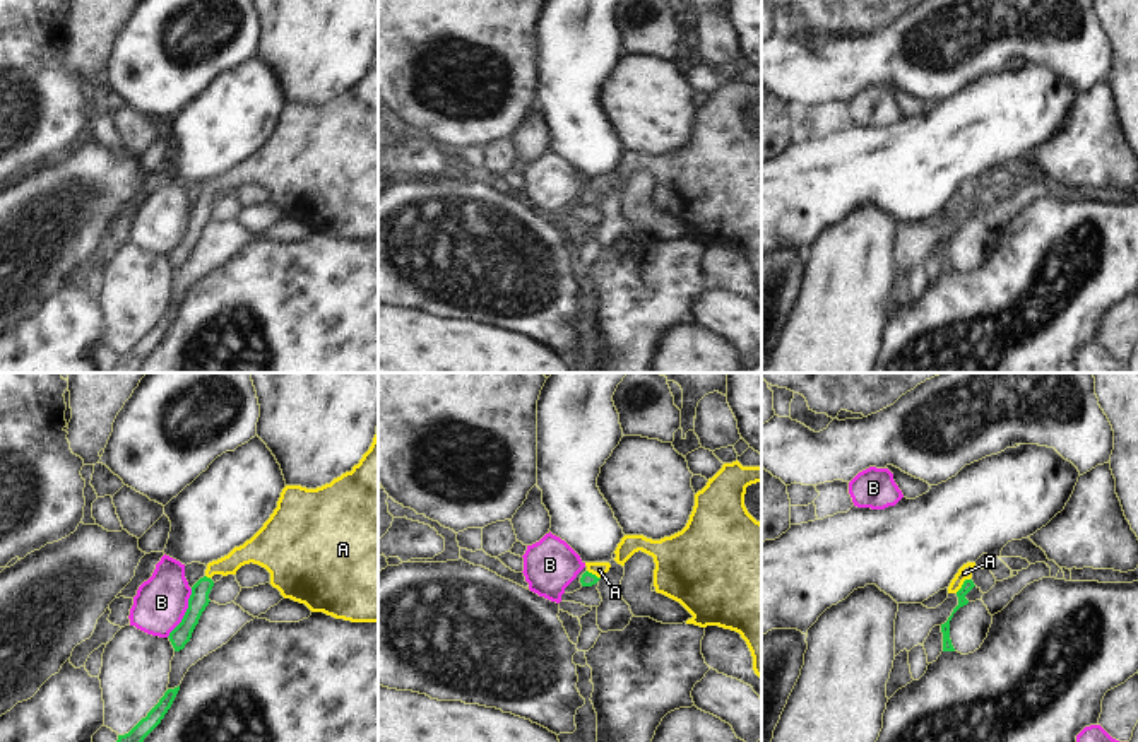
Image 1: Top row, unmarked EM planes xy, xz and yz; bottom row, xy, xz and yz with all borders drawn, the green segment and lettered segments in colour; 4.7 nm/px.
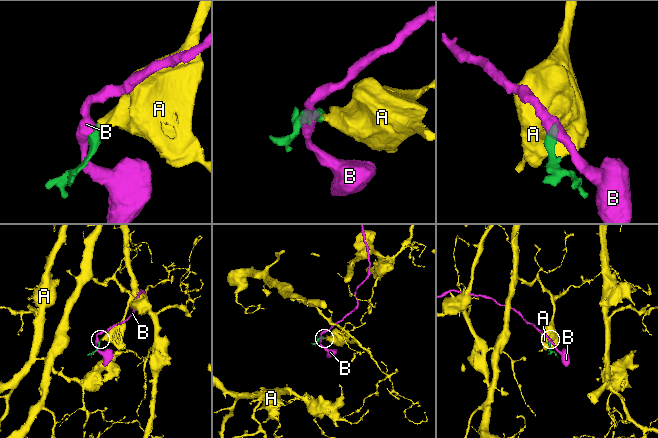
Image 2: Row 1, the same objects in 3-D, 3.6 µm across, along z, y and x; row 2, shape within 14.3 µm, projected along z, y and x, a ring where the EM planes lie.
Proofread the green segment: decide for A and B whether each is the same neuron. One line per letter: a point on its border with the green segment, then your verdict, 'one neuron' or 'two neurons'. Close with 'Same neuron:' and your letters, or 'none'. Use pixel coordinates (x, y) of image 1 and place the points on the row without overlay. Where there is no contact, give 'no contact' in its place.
A: yz (962, 202) | one neuron
B: xy (185, 229) | two neurons
Same neuron: A

